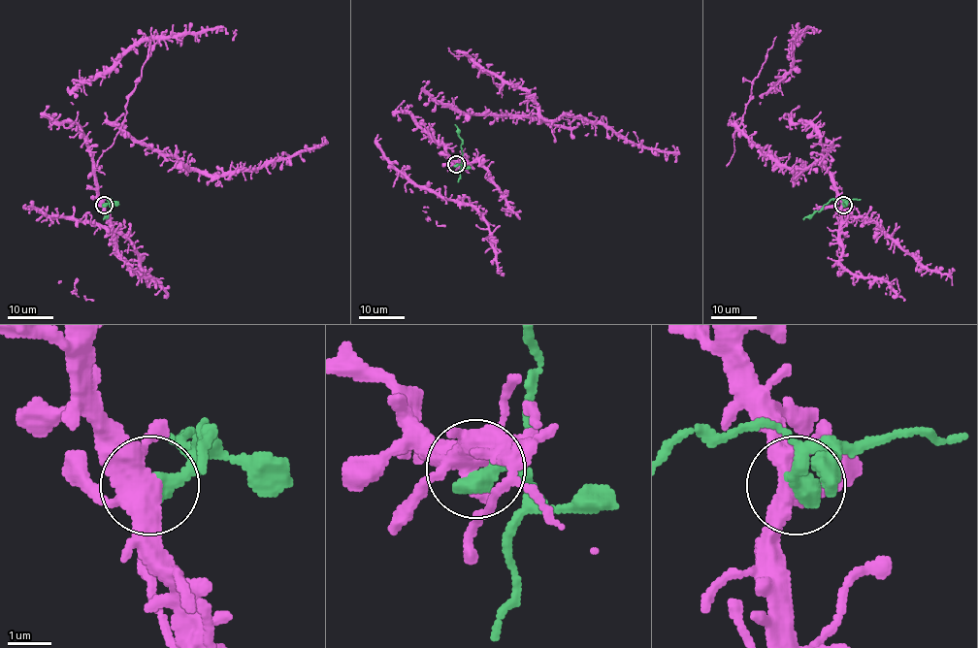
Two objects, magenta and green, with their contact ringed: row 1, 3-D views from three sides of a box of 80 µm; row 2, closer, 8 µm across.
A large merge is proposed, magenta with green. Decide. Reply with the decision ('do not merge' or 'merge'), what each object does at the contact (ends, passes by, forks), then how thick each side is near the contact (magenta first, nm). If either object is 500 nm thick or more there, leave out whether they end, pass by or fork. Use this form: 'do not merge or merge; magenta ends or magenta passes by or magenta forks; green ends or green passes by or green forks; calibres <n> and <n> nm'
do not merge; calibres 400 and 500 nm

